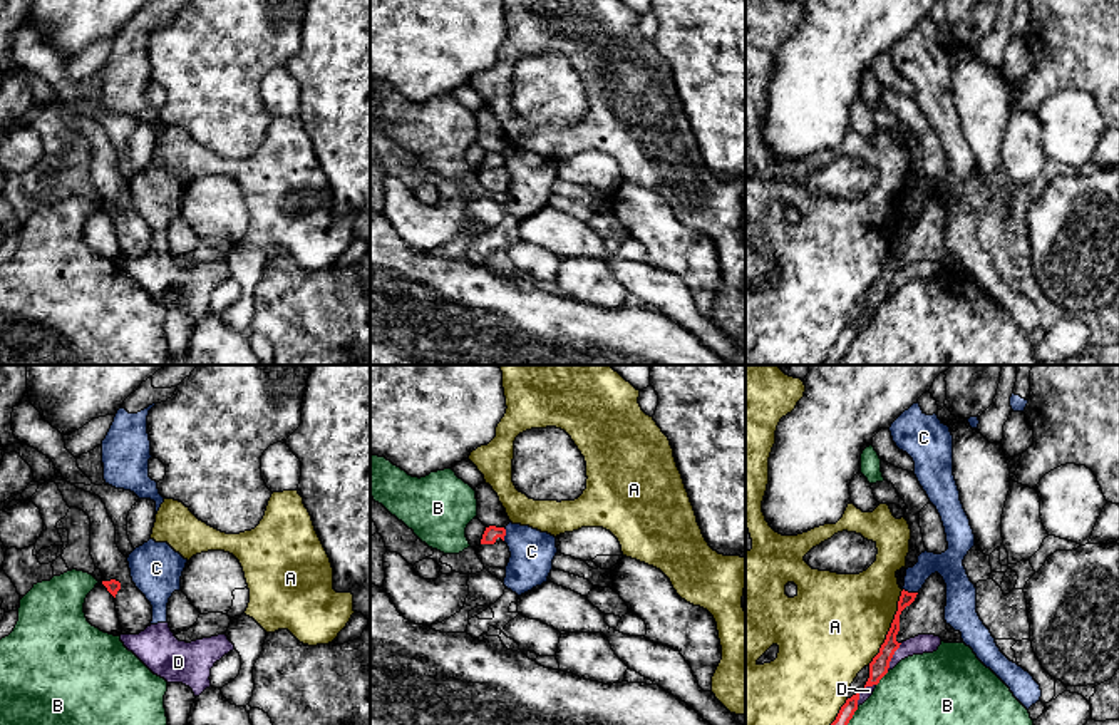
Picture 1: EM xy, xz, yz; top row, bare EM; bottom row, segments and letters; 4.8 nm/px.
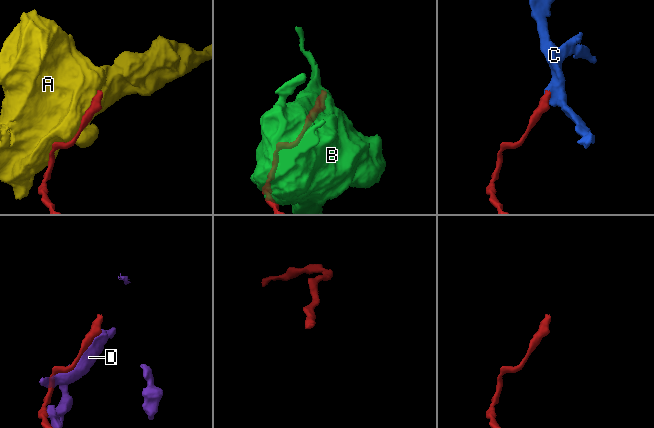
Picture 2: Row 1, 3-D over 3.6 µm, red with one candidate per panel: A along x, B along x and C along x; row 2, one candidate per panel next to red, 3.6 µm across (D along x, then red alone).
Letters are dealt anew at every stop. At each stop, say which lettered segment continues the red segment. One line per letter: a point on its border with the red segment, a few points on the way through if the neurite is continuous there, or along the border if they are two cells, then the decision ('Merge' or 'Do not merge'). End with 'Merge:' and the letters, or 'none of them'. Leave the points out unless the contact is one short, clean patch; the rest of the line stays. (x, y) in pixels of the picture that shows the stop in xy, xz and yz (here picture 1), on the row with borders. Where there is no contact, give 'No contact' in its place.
A: Touches red at yz (892, 627). Do not merge
B: Touches red at yz (881, 677). Do not merge
C: Touches red at yz (910, 593). Boundary: yz (903, 588), (917, 593). Do not merge
D: Touches red at yz (861, 690). Do not merge
Merge: none of them

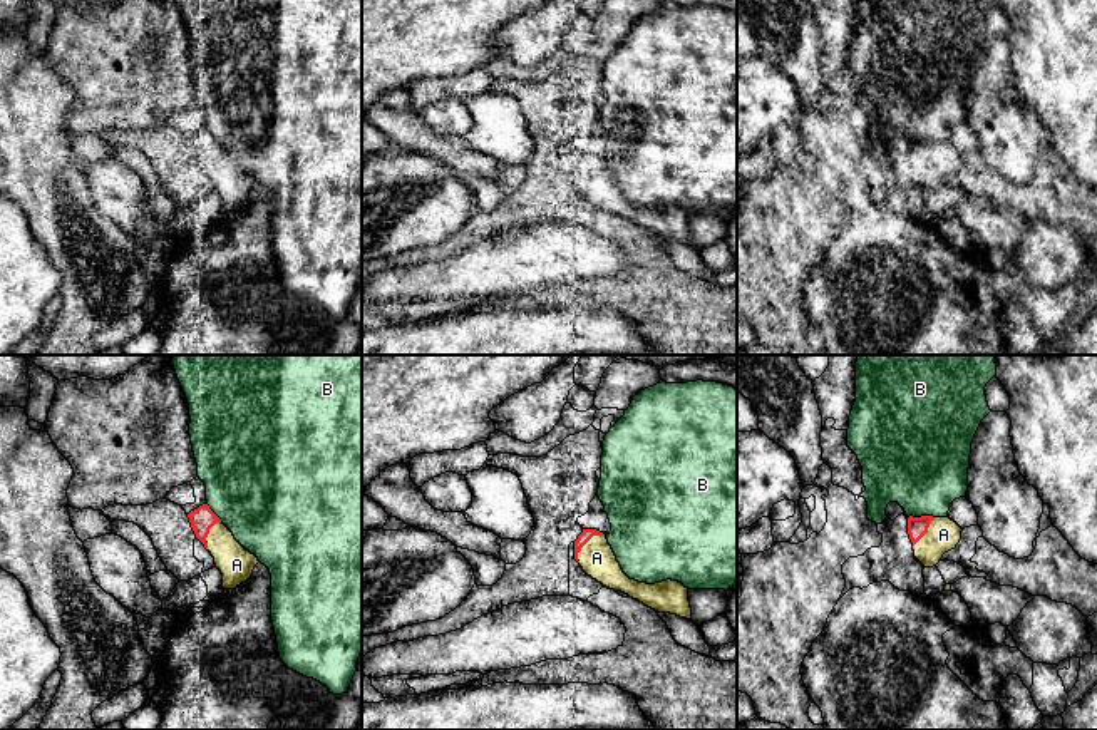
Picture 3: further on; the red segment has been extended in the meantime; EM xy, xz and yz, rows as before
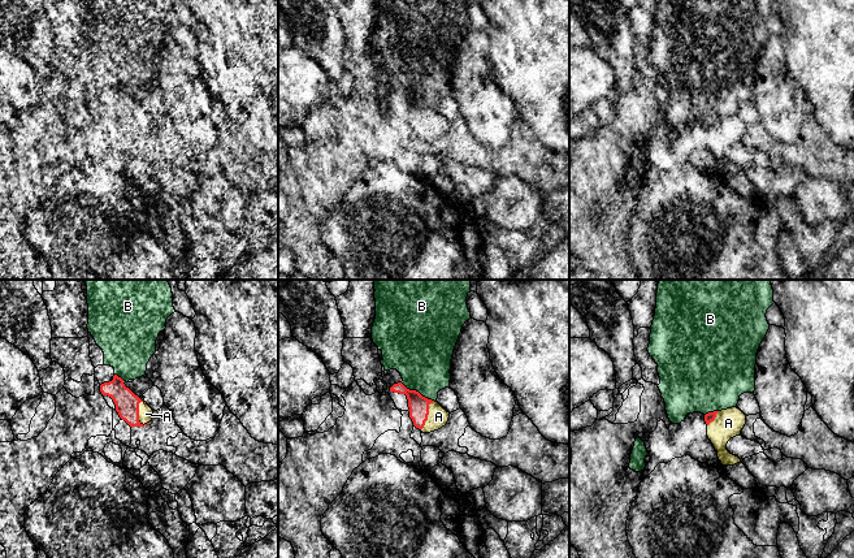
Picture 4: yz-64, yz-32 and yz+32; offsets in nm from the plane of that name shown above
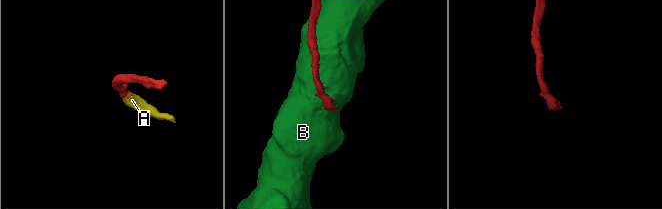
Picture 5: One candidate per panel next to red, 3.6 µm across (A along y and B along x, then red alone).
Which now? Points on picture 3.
A: Touches red at xz (587, 541). Merge
B: Touches red at yz (921, 516). Do not merge
Merge: A

